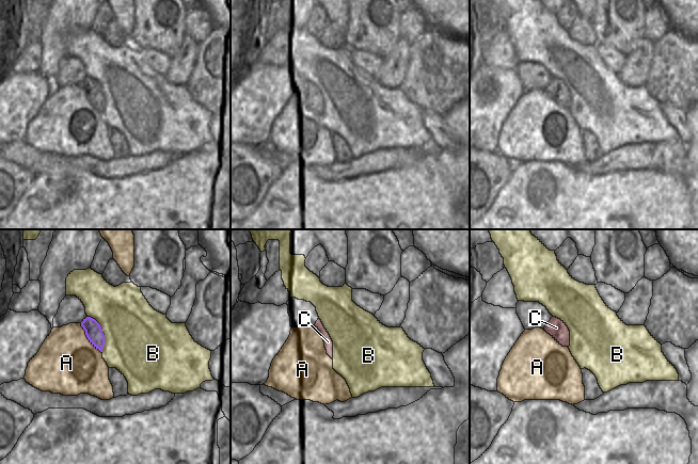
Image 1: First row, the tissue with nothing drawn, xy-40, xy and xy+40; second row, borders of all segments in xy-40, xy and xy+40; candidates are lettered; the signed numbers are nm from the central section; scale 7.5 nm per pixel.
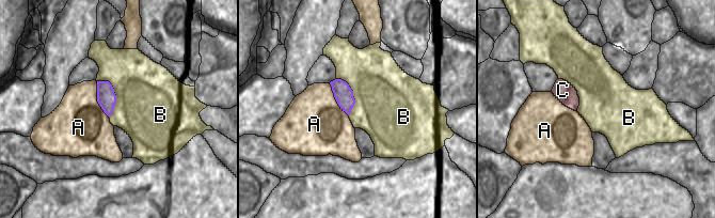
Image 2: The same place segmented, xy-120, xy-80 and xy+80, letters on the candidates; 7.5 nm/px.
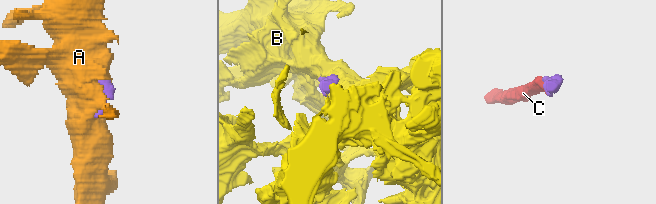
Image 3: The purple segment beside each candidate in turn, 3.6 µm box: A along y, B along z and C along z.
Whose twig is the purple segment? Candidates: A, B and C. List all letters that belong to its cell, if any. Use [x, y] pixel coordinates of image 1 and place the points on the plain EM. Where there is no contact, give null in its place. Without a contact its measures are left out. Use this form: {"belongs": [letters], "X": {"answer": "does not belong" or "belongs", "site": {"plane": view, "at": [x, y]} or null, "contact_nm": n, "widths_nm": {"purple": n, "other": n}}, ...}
{"belongs": ["C"], "A": {"answer": "does not belong", "site": {"plane": "xy-40", "at": [88, 99]}, "contact_nm": 280, "widths_nm": {"purple": 130, "other": 460}}, "B": {"answer": "does not belong", "site": {"plane": "xy-40", "at": [102, 94]}, "contact_nm": 300, "widths_nm": {"purple": 130, "other": 480}}, "C": {"answer": "belongs", "site": null}}

